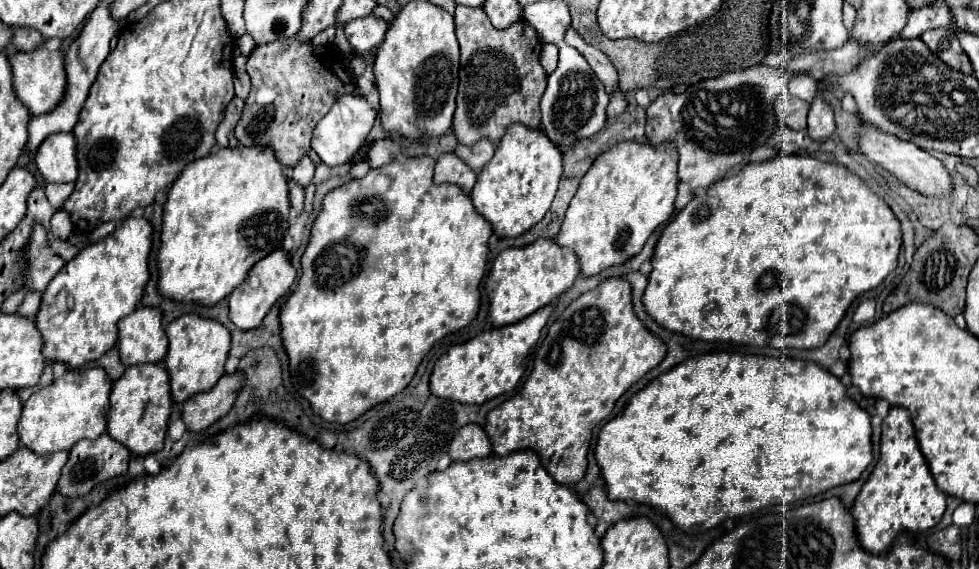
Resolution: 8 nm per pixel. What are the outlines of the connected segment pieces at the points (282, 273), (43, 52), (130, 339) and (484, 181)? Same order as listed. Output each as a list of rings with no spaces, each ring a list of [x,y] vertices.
[[[282,249],[272,251],[272,255],[266,255],[264,259],[260,259],[260,263],[256,263],[256,267],[252,267],[248,279],[244,279],[244,283],[236,287],[236,291],[232,291],[232,295],[228,297],[230,321],[240,329],[256,329],[270,311],[270,307],[292,287],[294,281],[296,269],[292,267],[288,255]]]
[[[40,45],[30,53],[24,51],[10,53],[8,59],[12,65],[14,93],[16,97],[20,97],[20,101],[28,107],[32,115],[42,115],[44,111],[56,107],[56,103],[60,103],[60,97],[64,97],[66,91],[66,71],[64,71],[64,55],[58,49],[50,51],[44,45]]]
[[[138,307],[118,323],[120,361],[130,365],[160,363],[168,353],[168,337],[162,325],[162,313],[154,307]]]
[[[514,123],[508,127],[506,135],[496,145],[496,153],[494,153],[492,161],[488,161],[484,165],[484,169],[478,173],[478,181],[476,181],[470,197],[472,197],[474,209],[490,221],[490,225],[498,237],[518,237],[524,231],[532,229],[546,215],[546,211],[550,209],[552,199],[556,195],[560,175],[562,175],[562,153],[560,153],[560,149],[554,147],[552,141],[548,141],[542,135],[542,131],[528,129],[520,123]]]

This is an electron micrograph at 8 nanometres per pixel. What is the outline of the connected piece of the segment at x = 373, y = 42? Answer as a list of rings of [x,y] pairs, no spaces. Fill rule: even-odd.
[[[372,15],[362,17],[362,19],[354,19],[344,25],[344,35],[356,55],[376,49],[384,41],[386,31],[388,31],[388,23],[384,19],[378,19]]]

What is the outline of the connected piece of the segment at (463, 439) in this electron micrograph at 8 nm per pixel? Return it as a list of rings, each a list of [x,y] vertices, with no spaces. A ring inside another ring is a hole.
[[[480,425],[460,427],[460,431],[456,431],[452,441],[448,443],[448,455],[452,457],[452,461],[470,461],[488,457],[490,453],[490,439]]]

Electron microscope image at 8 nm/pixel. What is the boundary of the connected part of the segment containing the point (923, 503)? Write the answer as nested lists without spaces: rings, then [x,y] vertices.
[[[890,407],[890,413],[882,421],[880,459],[852,503],[852,517],[856,519],[860,545],[868,553],[884,553],[902,531],[918,533],[932,529],[942,519],[944,509],[946,495],[938,491],[932,473],[928,471],[908,411],[904,407]]]

